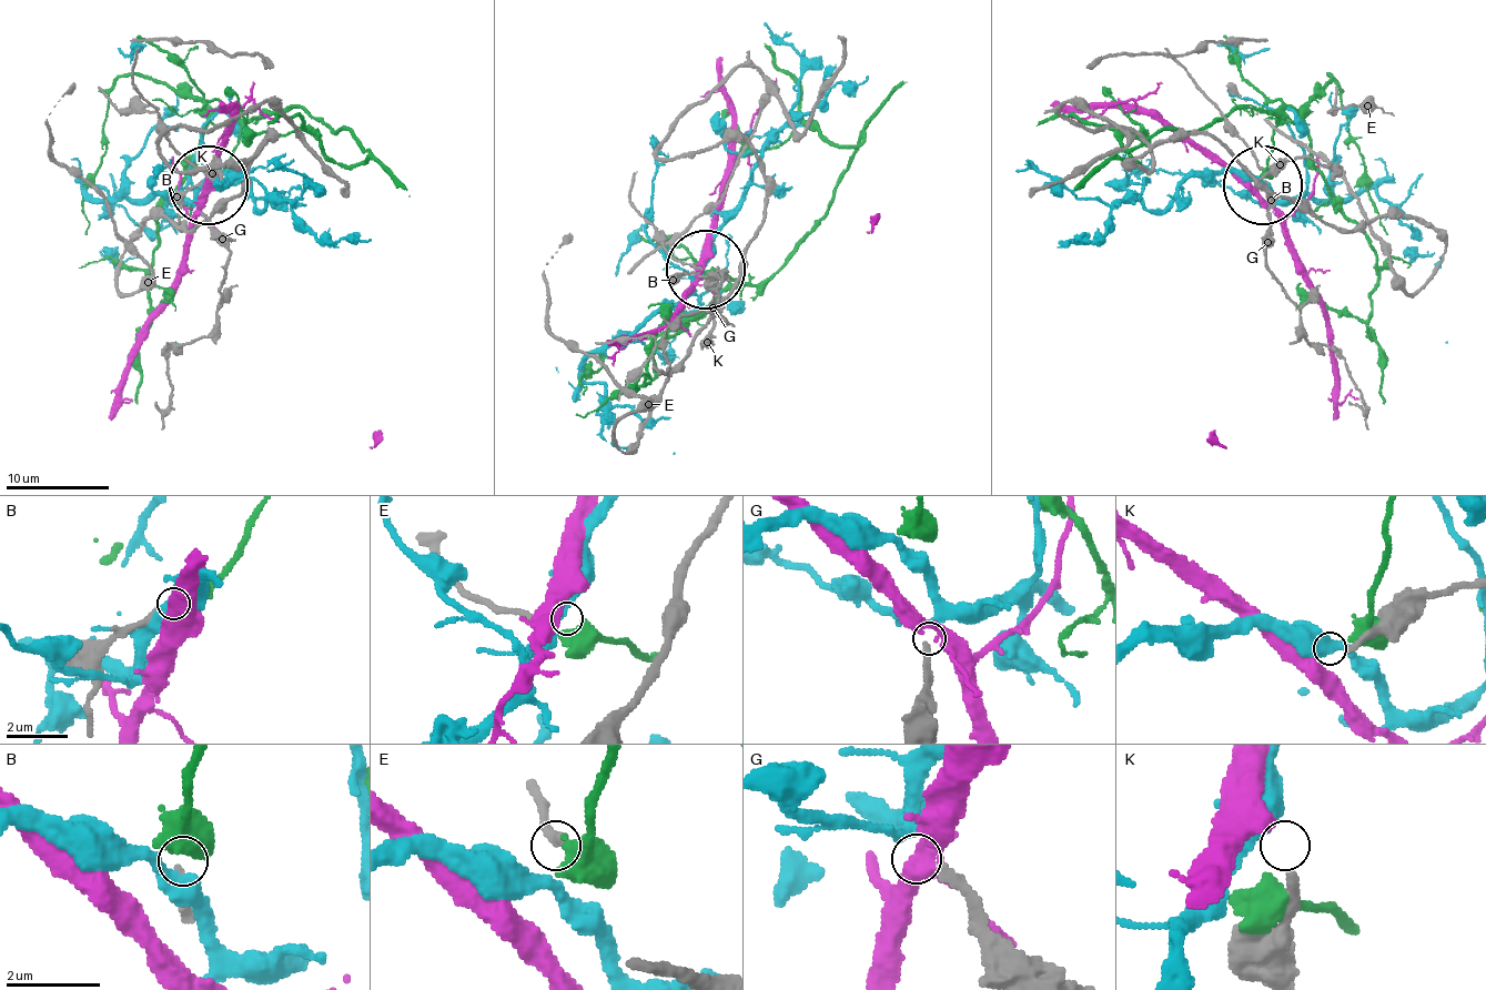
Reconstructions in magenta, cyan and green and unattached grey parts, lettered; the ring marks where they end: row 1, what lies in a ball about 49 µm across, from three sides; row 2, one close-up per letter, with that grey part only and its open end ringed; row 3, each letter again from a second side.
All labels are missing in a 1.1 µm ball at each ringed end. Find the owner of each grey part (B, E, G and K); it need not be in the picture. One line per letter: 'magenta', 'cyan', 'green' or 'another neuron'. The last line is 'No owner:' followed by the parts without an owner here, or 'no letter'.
B: green
E: another neuron
G: cyan
K: another neuron
No owner: E, K

